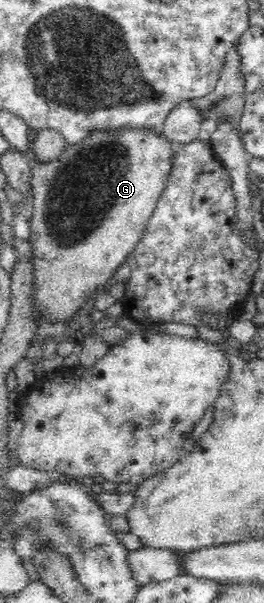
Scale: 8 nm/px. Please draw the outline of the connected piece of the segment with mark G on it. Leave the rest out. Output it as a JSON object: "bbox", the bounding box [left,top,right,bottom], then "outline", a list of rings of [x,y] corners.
{"bbox":[26,130,176,326],"outline":[[[97,130],[88,138],[69,144],[56,160],[38,163],[34,161],[32,133],[28,131],[26,152],[32,173],[31,192],[35,196],[33,207],[28,210],[29,243],[33,251],[31,315],[38,326],[57,321],[69,323],[91,297],[117,280],[117,269],[144,239],[143,234],[166,187],[176,146],[159,136],[159,131]]]}

